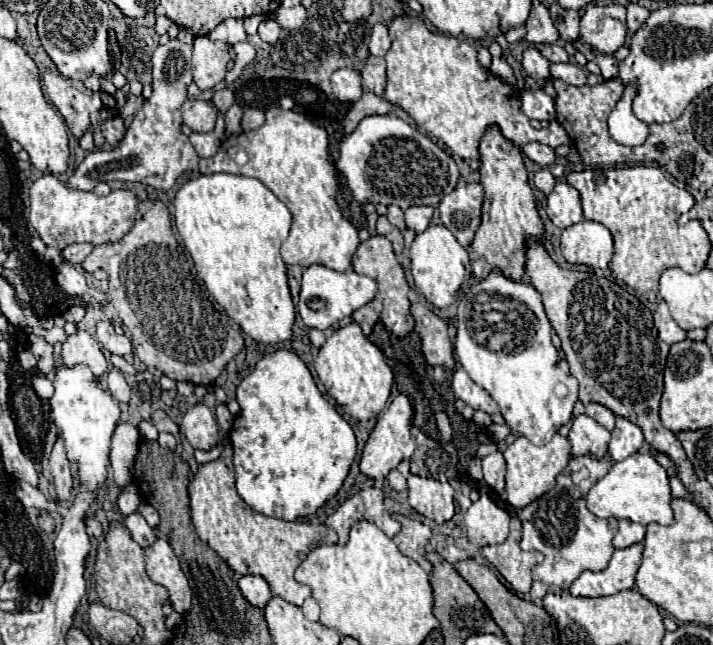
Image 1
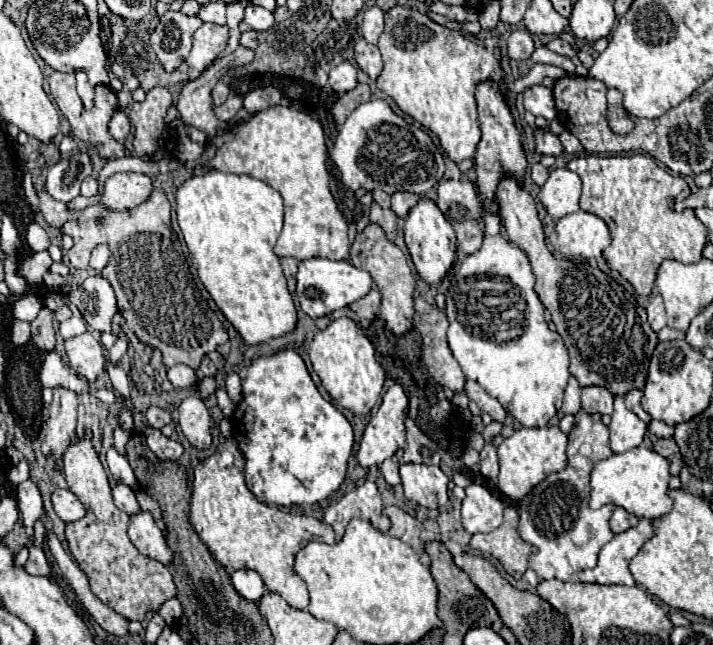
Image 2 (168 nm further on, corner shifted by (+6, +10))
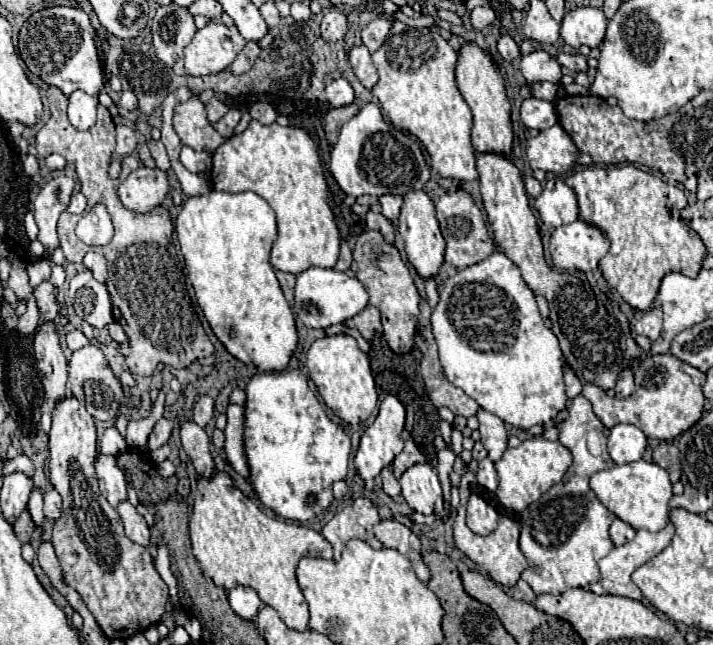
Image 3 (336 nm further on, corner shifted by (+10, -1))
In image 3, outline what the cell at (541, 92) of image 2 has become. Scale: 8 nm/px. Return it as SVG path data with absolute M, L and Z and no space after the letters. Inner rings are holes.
M530 97L522 103L520 119L528 129L538 129L538 131L552 127L558 121L554 105L550 101L542 101L536 97Z

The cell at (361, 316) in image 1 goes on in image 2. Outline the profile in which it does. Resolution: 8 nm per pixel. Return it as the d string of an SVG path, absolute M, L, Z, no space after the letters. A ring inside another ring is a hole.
M374 286L370 290L370 294L366 294L364 298L360 298L358 302L350 304L350 310L360 316L360 326L368 328L372 324L372 320L376 318L378 310L380 310L380 292L378 292L378 288Z

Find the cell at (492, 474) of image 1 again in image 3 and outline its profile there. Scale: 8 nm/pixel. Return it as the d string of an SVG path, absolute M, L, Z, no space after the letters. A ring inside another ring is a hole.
M486 457L482 461L478 461L478 469L476 469L476 481L488 489L488 491L496 491L498 487L498 475L496 475L496 469L494 469L494 463Z

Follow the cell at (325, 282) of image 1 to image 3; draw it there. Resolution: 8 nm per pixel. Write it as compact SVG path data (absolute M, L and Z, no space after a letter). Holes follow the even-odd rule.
M310 267L296 275L296 301L294 313L306 327L330 327L336 323L344 323L352 315L360 313L368 305L368 293L362 283L350 273L340 273L336 269L320 269Z

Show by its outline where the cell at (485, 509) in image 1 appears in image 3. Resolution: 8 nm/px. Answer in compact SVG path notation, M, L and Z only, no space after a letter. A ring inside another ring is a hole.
M476 493L470 495L466 505L466 525L470 531L478 535L490 535L496 529L496 521L500 514L496 513L494 507L490 507L482 497Z

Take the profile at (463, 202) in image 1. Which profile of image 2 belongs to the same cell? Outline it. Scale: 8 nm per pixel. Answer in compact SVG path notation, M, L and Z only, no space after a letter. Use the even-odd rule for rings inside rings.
M466 178L462 180L442 180L438 184L438 208L452 224L458 248L464 254L472 254L480 248L484 236L484 224L480 216L480 204L476 188Z

